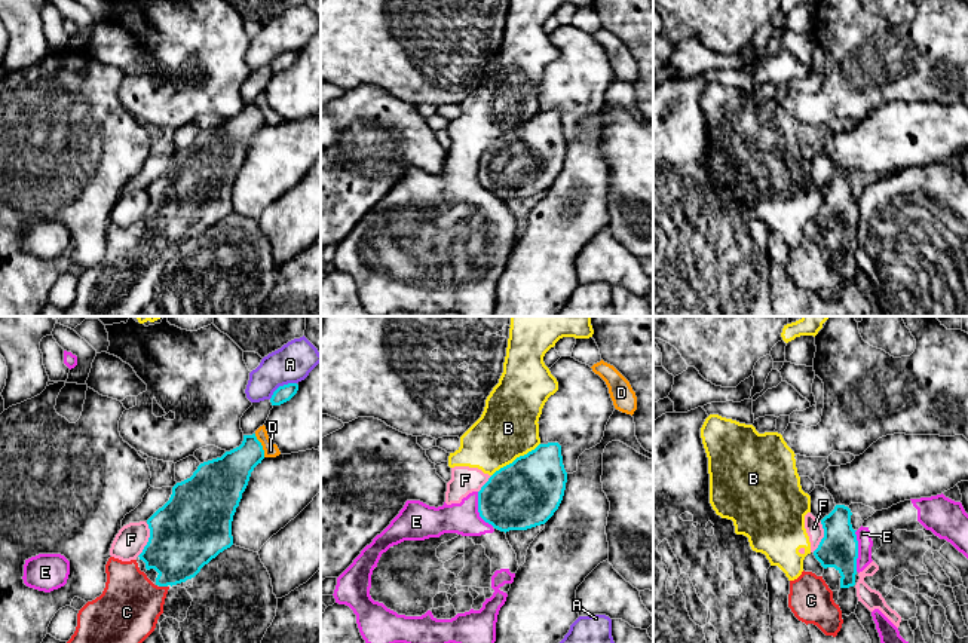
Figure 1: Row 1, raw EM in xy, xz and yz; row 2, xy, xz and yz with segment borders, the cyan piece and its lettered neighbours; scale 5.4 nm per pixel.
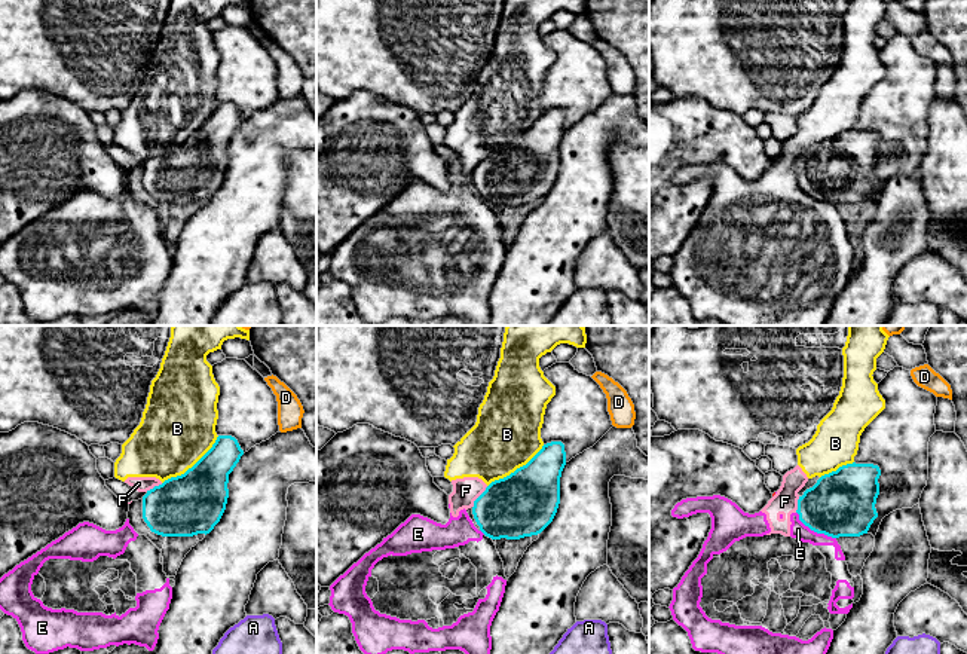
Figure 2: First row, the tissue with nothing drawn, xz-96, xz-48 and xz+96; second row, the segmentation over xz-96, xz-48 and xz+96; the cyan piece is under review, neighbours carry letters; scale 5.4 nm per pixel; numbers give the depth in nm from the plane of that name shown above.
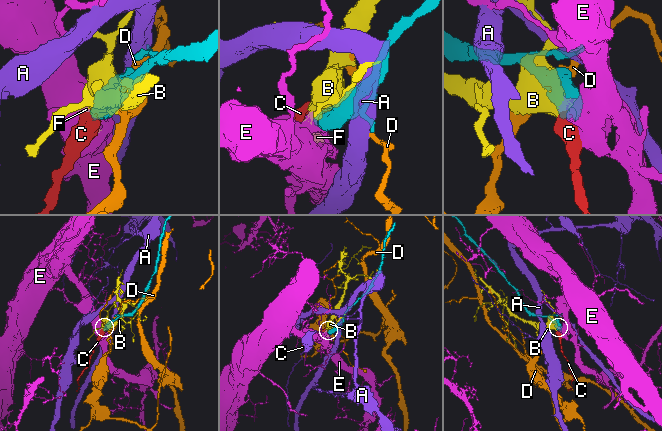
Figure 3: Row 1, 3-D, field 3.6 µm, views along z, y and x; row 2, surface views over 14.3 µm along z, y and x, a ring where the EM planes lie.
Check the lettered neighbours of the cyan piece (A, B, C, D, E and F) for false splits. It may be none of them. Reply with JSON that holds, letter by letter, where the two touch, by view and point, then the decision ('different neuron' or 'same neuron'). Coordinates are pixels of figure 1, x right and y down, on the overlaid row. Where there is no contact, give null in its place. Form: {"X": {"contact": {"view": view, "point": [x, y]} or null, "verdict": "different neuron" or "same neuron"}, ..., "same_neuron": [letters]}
{"A": {"contact": {"view": "xy", "point": [281, 386]}, "verdict": "different neuron"}, "B": {"contact": {"view": "xz", "point": [517, 458]}, "verdict": "different neuron"}, "C": {"contact": {"view": "xy", "point": [164, 585]}, "verdict": "same neuron"}, "D": {"contact": {"view": "xy", "point": [262, 446]}, "verdict": "different neuron"}, "E": {"contact": {"view": "yz", "point": [857, 551]}, "verdict": "different neuron"}, "F": {"contact": {"view": "xy", "point": [149, 539]}, "verdict": "different neuron"}, "same_neuron": ["C"]}

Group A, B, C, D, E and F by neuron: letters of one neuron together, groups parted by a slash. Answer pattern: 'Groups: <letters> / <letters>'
Groups: A / B E F / C / D

